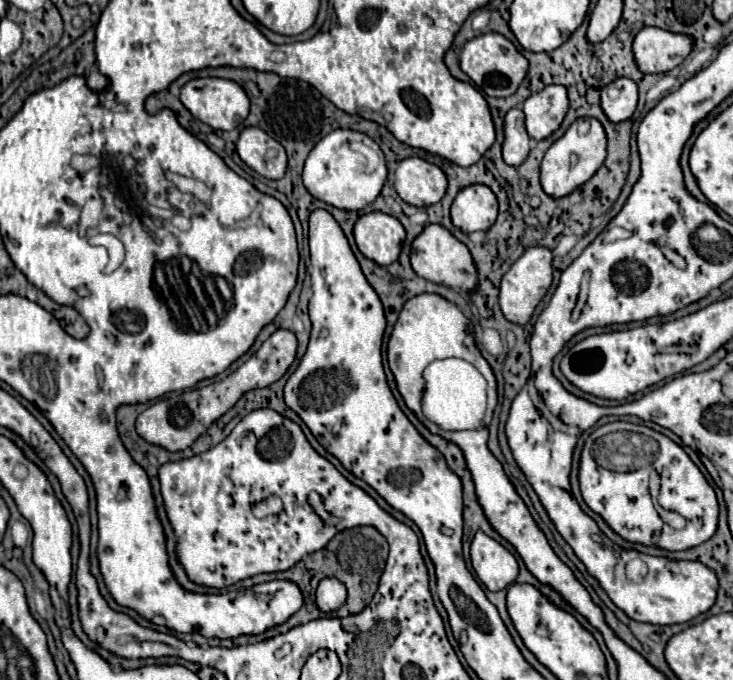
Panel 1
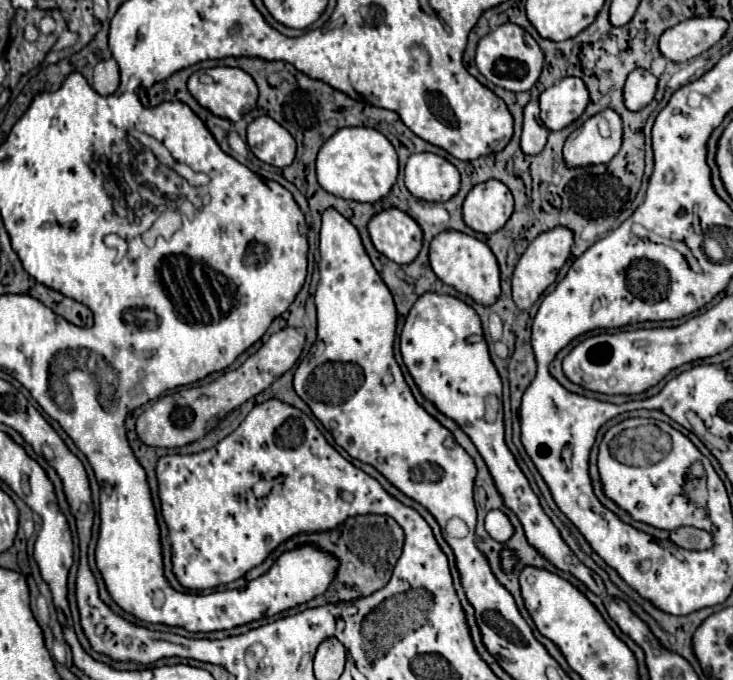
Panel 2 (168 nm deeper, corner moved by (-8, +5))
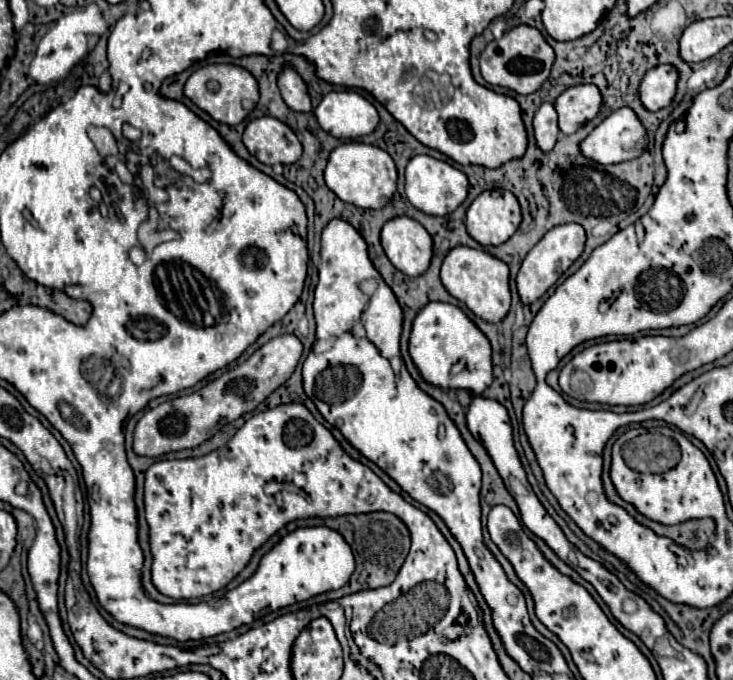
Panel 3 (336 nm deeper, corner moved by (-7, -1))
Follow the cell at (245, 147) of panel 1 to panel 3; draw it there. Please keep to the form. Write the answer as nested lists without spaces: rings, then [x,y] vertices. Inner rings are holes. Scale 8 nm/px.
[[[271,116],[251,120],[245,128],[243,144],[259,162],[269,166],[287,166],[301,158],[301,144],[293,130]]]

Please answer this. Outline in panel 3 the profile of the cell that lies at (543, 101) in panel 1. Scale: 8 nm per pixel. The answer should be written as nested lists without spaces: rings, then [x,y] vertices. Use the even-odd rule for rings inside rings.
[[[579,84],[561,92],[555,100],[557,124],[563,134],[573,134],[579,126],[593,120],[601,106],[601,94],[595,84]]]

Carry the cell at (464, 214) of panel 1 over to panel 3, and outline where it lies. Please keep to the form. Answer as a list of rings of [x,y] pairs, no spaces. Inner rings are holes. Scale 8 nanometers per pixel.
[[[489,190],[481,192],[467,210],[467,232],[483,246],[503,244],[513,236],[521,222],[521,210],[517,198],[503,190],[501,196],[493,196]]]

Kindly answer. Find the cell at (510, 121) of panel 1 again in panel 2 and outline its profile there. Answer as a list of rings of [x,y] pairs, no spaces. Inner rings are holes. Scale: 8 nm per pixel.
[[[538,100],[528,102],[528,106],[524,108],[524,130],[522,130],[522,138],[520,138],[524,154],[540,154],[542,148],[546,146],[548,134],[550,134],[550,130],[540,120]]]

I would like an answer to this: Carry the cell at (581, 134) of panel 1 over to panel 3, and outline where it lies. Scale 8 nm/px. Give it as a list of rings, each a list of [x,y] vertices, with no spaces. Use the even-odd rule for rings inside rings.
[[[631,108],[611,112],[595,130],[579,144],[587,160],[599,164],[617,164],[637,158],[647,146],[645,128]]]

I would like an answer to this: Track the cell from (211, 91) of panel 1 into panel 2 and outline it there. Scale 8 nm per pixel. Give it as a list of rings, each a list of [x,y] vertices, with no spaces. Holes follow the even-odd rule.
[[[216,66],[216,68],[206,68],[206,70],[196,70],[188,78],[188,90],[198,100],[200,106],[208,108],[214,116],[220,116],[220,118],[226,118],[226,120],[232,120],[232,122],[238,122],[258,102],[256,82],[242,68]]]

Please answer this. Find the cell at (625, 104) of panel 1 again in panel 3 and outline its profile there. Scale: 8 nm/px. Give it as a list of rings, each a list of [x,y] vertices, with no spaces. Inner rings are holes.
[[[655,66],[651,68],[641,84],[639,84],[639,98],[647,110],[659,110],[671,104],[675,96],[677,72],[673,66]]]

